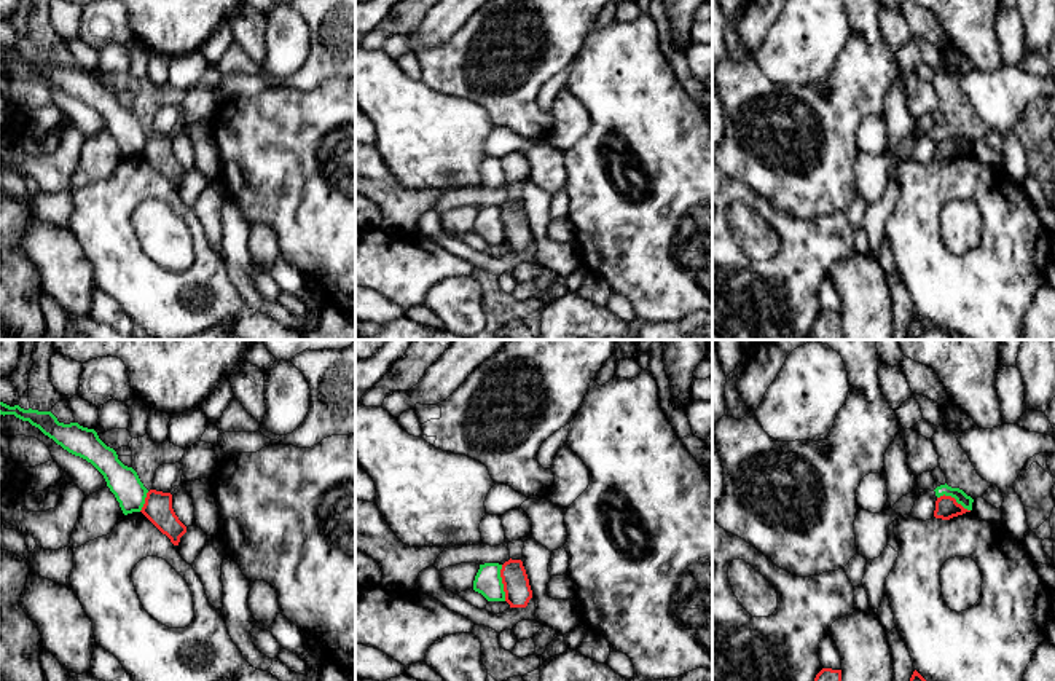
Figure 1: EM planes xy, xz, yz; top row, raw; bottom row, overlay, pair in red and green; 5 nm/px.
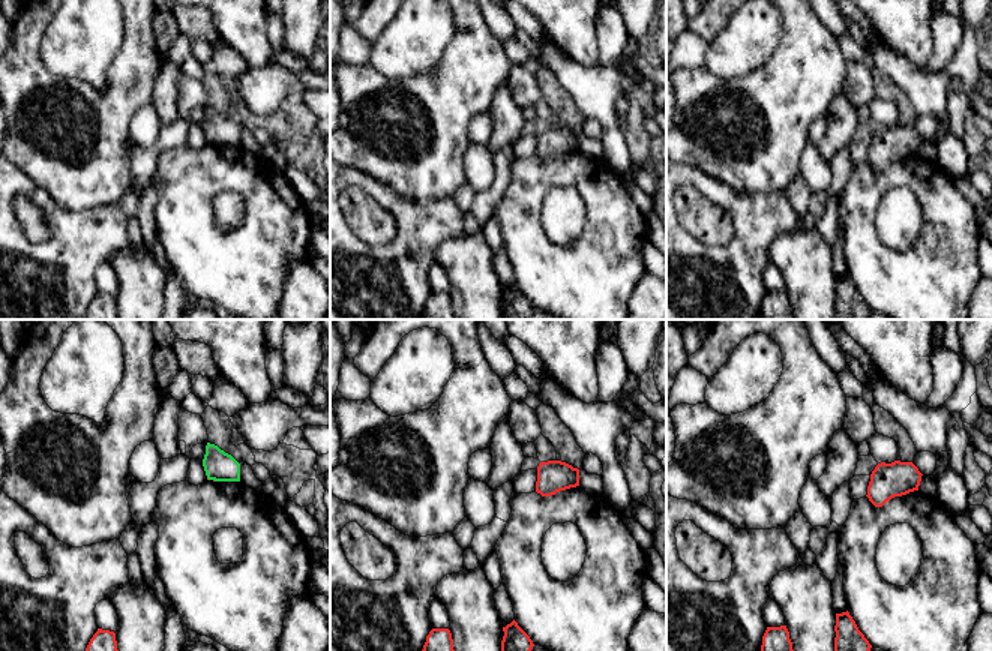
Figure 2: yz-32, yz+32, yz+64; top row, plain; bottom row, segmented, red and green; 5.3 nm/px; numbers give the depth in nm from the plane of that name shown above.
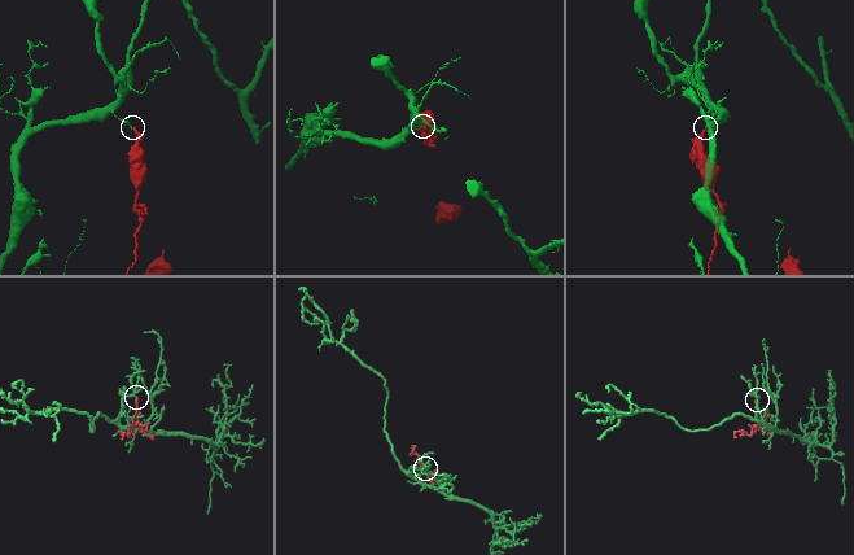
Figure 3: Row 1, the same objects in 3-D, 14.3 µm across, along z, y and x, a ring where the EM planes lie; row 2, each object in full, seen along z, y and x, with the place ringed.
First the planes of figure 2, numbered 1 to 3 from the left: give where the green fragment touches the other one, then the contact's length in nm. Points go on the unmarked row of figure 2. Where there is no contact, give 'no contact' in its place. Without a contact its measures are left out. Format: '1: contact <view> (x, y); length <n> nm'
1: no contact
2: no contact
3: no contact

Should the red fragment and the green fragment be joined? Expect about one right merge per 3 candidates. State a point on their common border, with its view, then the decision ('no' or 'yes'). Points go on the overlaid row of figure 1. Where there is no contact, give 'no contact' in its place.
xz (502, 582) | no

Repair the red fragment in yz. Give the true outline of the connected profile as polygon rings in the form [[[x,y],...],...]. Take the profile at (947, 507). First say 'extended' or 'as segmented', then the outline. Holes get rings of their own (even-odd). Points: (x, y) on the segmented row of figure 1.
as segmented | [[[943,494],[943,496],[937,498],[937,501],[935,501],[935,510],[934,510],[935,518],[950,520],[950,518],[963,515],[966,512],[971,512],[971,510],[964,509],[951,496]]]

